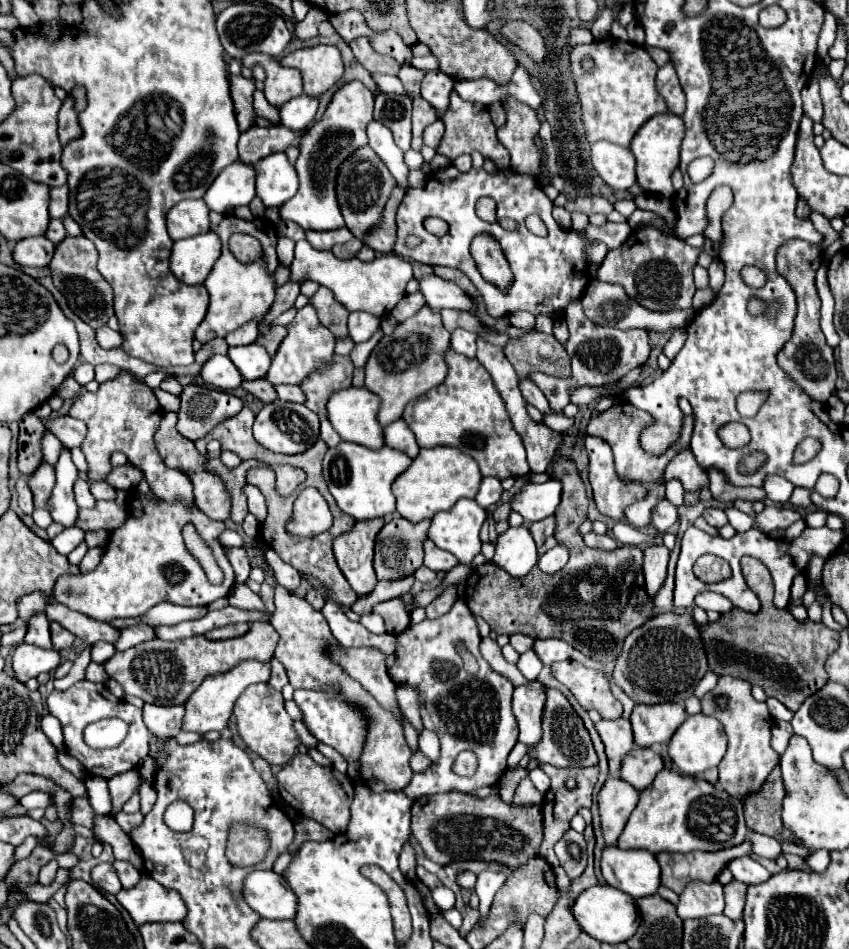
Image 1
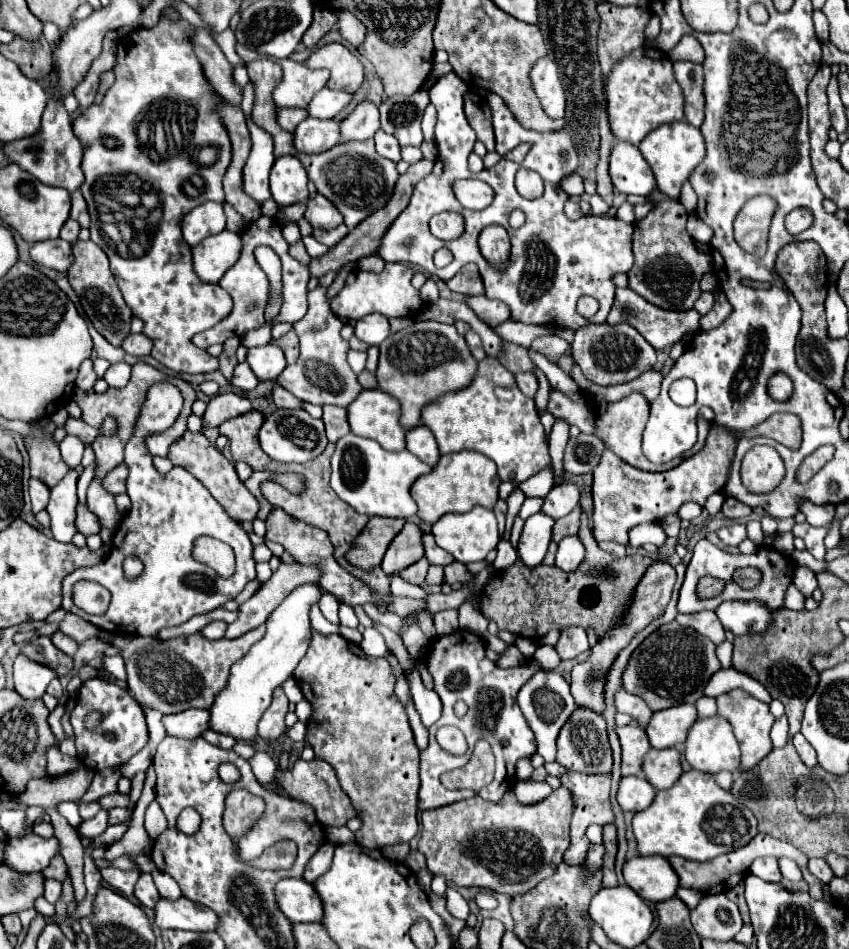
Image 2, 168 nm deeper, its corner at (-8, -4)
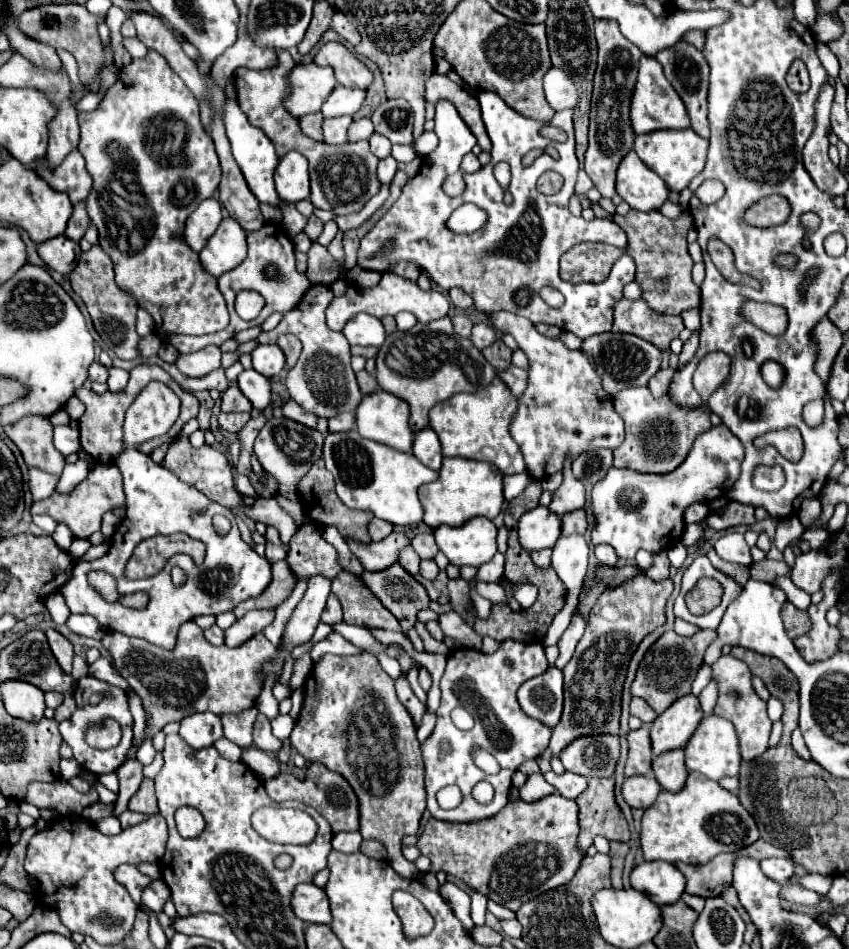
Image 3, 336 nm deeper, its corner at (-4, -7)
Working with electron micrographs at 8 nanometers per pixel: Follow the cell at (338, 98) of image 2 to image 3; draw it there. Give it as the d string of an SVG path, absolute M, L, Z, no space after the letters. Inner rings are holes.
M336 85L334 91L328 95L328 99L322 105L324 117L340 117L340 115L354 115L364 101L366 93L362 89L348 89L342 85Z

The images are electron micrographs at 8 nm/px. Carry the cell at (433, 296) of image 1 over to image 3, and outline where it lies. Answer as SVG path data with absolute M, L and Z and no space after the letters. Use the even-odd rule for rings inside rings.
M498 311L498 313L486 313L486 317L498 333L510 333L518 341L520 349L526 353L530 361L528 389L522 393L522 397L518 397L518 413L510 425L510 433L522 449L522 455L532 479L544 479L556 471L562 471L566 453L570 453L574 459L582 451L592 451L592 449L602 449L602 447L616 449L624 441L624 421L614 411L612 397L600 387L600 379L594 367L590 365L588 359L584 359L582 351L570 351L558 339L540 335L534 329L534 325L528 323L528 319L516 313Z

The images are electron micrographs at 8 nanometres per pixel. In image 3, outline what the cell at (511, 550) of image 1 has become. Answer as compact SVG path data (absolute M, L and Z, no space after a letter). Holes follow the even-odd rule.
M536 507L524 513L518 521L518 541L520 547L528 553L554 547L560 537L560 519L550 513L548 507Z

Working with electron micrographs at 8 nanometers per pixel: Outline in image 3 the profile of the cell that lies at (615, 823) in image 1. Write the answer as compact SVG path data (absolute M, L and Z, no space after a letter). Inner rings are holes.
M650 775L628 777L622 785L622 795L632 809L648 809L660 793L660 785Z

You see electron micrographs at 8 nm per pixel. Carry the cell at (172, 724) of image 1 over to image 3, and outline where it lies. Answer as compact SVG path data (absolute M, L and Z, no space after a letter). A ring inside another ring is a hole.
M194 713L180 721L178 735L192 747L202 749L210 747L216 739L222 737L220 717L214 713Z

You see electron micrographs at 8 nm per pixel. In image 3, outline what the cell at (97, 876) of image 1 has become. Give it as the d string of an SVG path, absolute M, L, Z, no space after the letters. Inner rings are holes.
M120 865L116 871L116 881L120 881L120 885L126 887L126 891L130 893L134 903L140 903L142 889L146 885L150 885L150 879L146 875L142 875L134 865Z

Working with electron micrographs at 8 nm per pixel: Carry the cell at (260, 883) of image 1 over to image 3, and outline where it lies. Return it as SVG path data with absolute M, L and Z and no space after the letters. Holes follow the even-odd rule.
M304 883L298 885L292 893L292 911L298 919L306 923L330 923L330 907L328 907L328 897L324 889Z

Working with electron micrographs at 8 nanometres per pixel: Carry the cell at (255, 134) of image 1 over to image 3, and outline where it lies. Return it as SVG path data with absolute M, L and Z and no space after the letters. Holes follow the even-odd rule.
M334 117L334 119L324 119L322 121L322 135L324 135L324 143L328 145L340 145L346 139L346 129L352 123L352 117Z

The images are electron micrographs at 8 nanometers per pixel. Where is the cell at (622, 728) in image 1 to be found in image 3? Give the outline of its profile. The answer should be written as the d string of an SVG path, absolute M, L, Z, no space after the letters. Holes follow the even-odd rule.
M644 725L638 731L628 733L628 761L626 777L630 775L648 775L652 763L652 745L650 745L650 727Z

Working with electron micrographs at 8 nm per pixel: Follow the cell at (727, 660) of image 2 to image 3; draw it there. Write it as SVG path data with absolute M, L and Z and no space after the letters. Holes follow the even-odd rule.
M712 679L708 683L708 687L700 693L698 699L700 699L700 705L702 705L704 715L712 715L714 705L716 705L716 699L718 699L718 683L716 683L716 679Z

